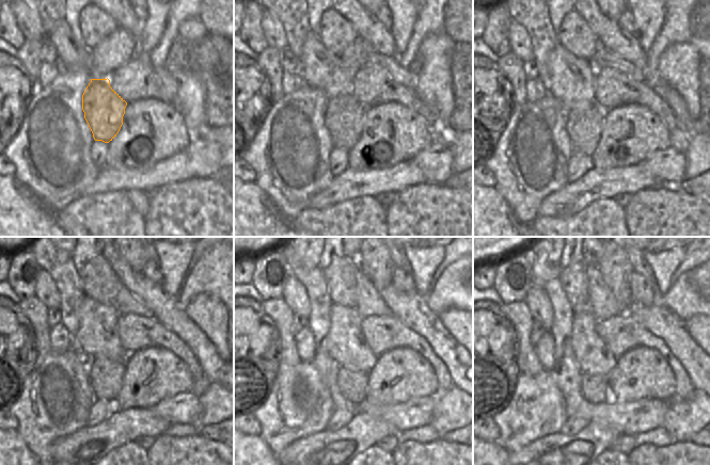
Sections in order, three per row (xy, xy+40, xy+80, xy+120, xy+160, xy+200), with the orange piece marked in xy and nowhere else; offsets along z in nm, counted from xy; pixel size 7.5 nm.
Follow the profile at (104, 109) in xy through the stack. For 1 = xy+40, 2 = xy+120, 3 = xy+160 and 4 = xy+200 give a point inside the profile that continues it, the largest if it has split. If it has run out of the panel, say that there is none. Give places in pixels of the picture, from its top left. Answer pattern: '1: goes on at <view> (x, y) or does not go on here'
1: goes on at xy+40 (344, 115)
2: goes on at xy+120 (106, 375)
3: goes on at xy+160 (352, 385)
4: goes on at xy+200 (595, 389)

